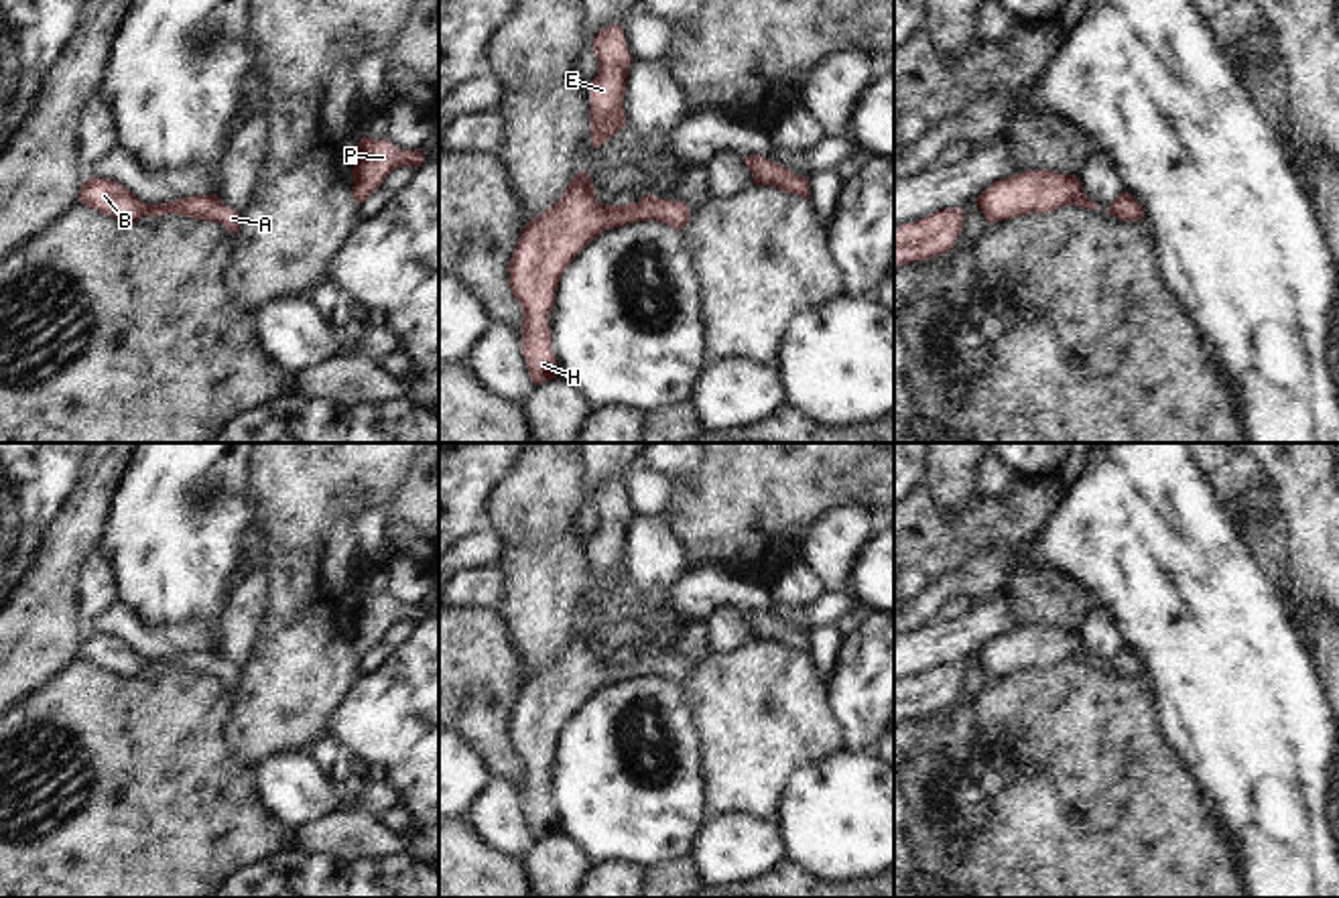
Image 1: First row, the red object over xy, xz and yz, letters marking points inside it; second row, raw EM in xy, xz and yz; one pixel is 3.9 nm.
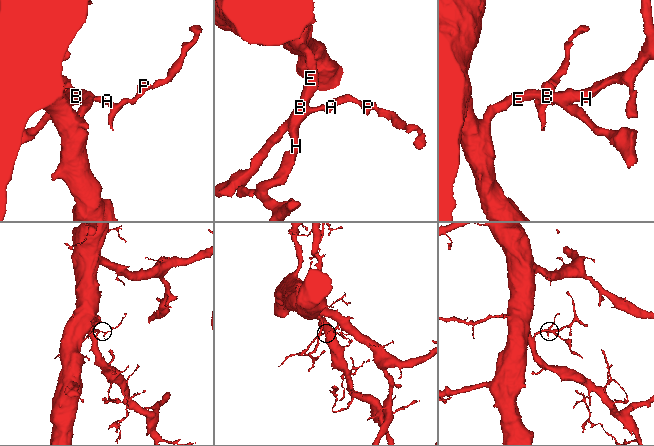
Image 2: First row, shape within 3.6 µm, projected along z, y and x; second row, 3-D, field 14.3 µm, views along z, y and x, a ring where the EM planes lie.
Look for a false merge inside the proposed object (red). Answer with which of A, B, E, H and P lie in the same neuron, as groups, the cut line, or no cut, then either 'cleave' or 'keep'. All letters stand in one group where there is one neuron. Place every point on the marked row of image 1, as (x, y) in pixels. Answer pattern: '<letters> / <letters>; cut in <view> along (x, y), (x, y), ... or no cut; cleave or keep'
A B E H P; no cut; keep

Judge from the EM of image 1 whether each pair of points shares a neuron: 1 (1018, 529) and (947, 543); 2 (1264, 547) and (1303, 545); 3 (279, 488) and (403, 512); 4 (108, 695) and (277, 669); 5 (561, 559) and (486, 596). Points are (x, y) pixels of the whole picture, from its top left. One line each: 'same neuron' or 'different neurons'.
1: same neuron
2: different neurons
3: different neurons
4: different neurons
5: different neurons

